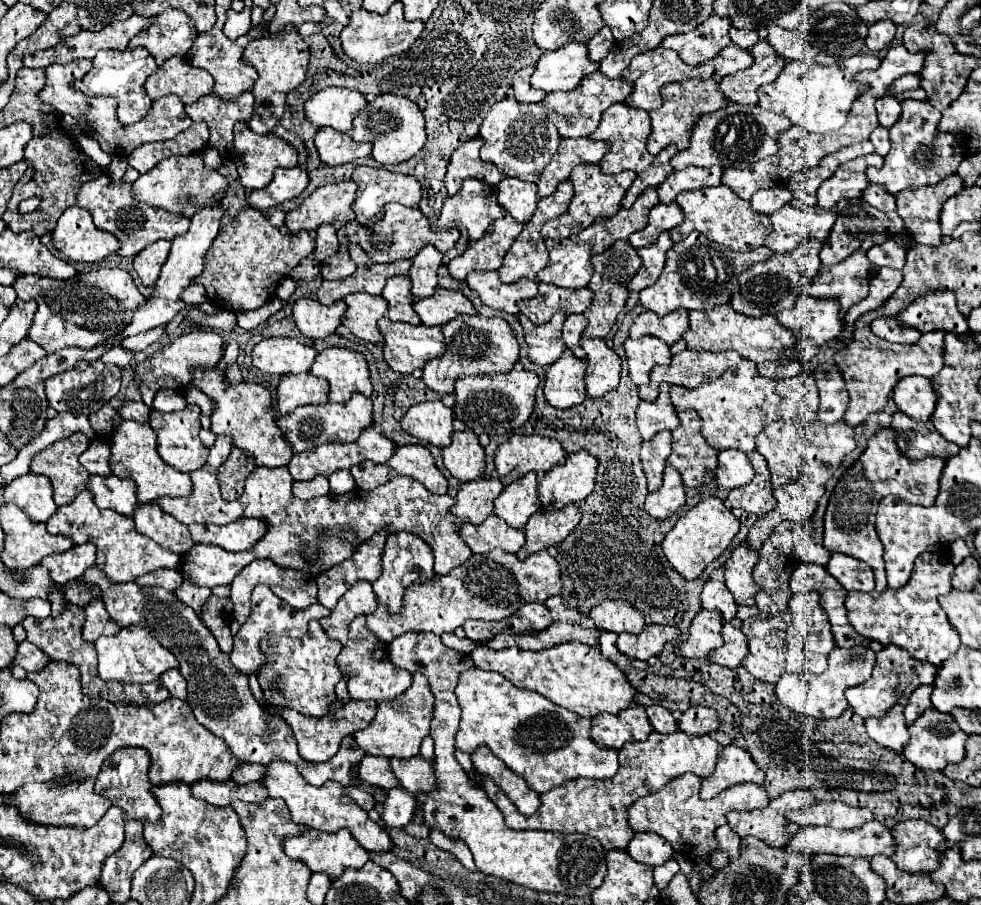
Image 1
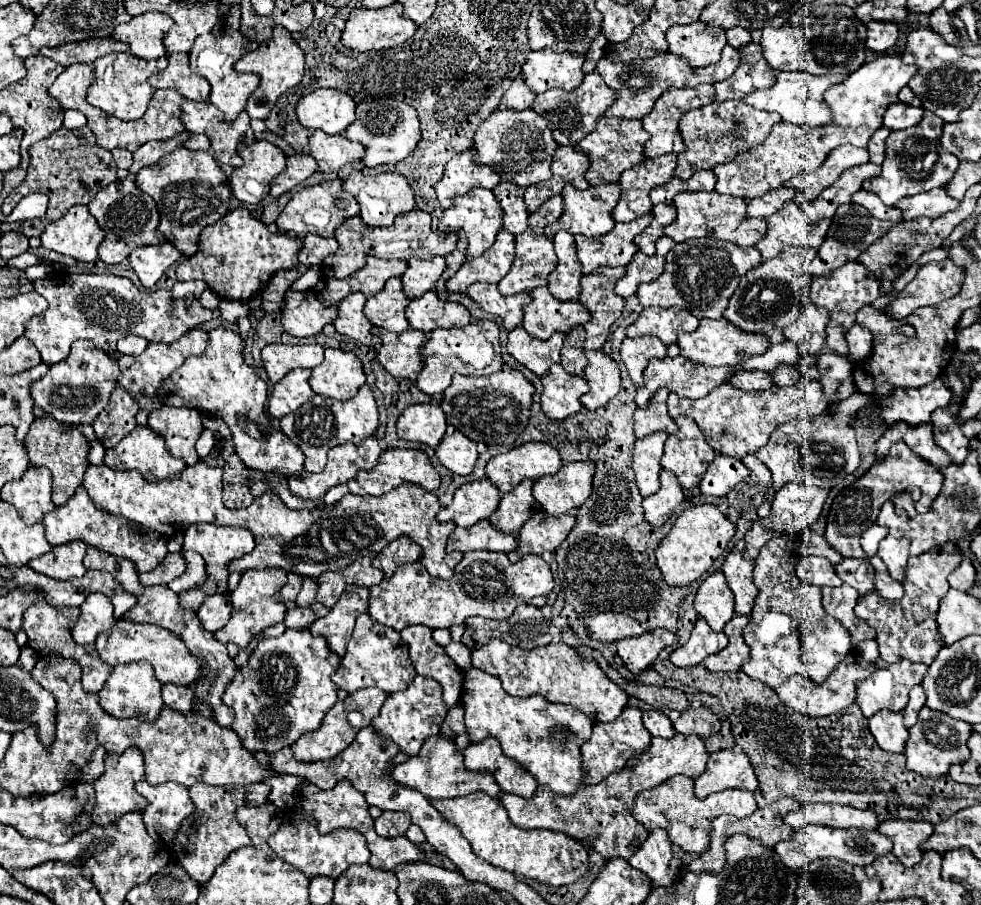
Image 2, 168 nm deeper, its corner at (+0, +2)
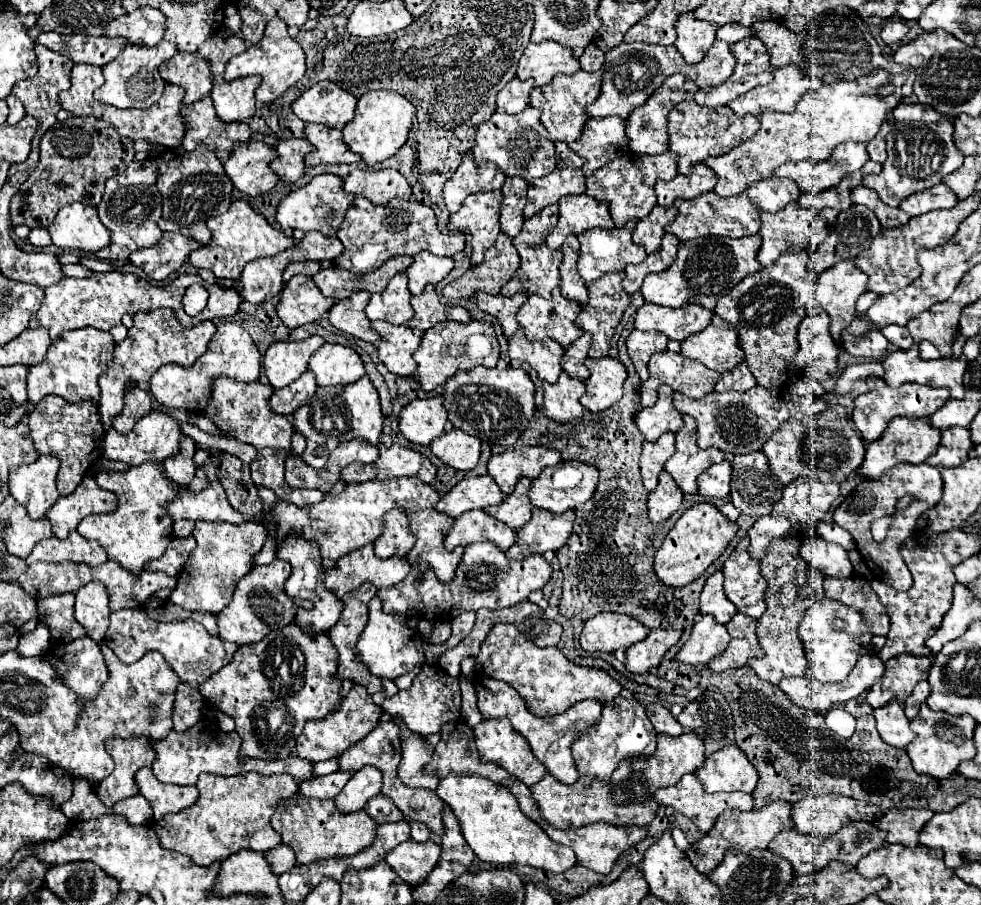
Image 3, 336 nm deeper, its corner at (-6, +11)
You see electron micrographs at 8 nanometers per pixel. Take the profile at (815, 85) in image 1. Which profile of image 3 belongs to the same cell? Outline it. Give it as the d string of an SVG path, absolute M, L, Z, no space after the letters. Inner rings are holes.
M784 66L772 70L772 82L748 90L740 98L732 100L728 106L736 116L760 114L764 110L794 112L794 106L800 100L800 96L812 88L818 88L820 84L822 80L804 76L800 68Z

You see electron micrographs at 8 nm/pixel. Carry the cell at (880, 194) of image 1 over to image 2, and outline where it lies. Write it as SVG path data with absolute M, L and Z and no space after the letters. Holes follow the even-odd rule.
M860 189L854 193L852 197L854 203L860 203L862 207L866 207L874 217L878 219L888 219L888 221L894 221L894 223L900 223L902 221L902 213L896 209L896 207L888 207L882 203L882 199L874 193L874 191L866 191L866 189Z

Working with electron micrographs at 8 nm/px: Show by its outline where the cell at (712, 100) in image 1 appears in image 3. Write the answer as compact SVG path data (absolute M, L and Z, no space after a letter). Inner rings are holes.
M674 74L664 80L660 88L654 90L654 94L640 106L636 108L628 118L626 118L626 136L628 136L628 148L634 154L664 154L668 150L668 124L666 116L668 112L684 100L684 94L694 94L698 88L692 80L686 80L682 74Z

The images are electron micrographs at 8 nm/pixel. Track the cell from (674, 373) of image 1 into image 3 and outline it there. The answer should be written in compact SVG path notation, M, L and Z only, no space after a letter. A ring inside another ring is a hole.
M668 350L650 358L648 372L650 378L640 386L642 406L652 406L656 402L658 386L662 384L668 384L674 392L680 392L688 398L702 398L712 392L718 382L718 372Z

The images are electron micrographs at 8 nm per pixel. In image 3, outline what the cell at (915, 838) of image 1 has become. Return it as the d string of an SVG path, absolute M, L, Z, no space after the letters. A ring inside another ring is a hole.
M890 808L874 824L886 832L886 842L902 842L904 846L918 846L918 832L934 816L932 810L900 810Z

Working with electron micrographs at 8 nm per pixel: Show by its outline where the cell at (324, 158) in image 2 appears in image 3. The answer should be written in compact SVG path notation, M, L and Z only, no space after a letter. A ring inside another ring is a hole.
M306 124L306 140L314 146L310 154L304 156L306 166L318 164L354 164L362 158L352 154L342 140L342 132L324 124Z

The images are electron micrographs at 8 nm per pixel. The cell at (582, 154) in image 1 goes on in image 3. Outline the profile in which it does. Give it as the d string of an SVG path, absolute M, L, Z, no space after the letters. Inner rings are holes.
M564 142L556 144L556 168L528 186L528 202L524 206L524 218L532 218L550 204L556 204L562 196L584 194L584 174L580 166L584 160L572 152Z

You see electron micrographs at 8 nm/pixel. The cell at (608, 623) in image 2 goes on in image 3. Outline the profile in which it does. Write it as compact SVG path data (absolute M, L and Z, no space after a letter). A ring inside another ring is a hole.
M604 612L590 618L580 634L580 646L586 652L616 652L644 640L648 630L626 614Z

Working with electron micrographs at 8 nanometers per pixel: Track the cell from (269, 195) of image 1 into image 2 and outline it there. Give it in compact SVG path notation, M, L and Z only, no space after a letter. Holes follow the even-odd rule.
M310 155L288 157L286 171L282 171L280 175L276 175L272 179L272 183L270 183L270 195L272 197L280 197L282 193L294 189L304 179L308 179L314 171L318 171L318 165L316 165L314 157L310 157Z

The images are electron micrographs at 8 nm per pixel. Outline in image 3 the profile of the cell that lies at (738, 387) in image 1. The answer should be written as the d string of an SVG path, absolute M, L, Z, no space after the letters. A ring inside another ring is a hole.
M754 386L746 392L710 392L700 400L686 398L682 394L674 394L674 406L680 414L690 414L698 424L698 444L702 448L716 446L718 450L734 456L734 454L750 454L762 448L762 444L772 436L774 430L780 428L788 418L808 418L820 414L828 408L828 404L820 398L804 398L792 396L786 388L780 390L764 390L762 386Z

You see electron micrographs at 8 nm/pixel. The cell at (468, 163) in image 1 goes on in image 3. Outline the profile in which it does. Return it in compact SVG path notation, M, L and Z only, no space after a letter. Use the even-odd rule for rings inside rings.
M466 154L462 164L458 166L456 174L444 186L446 208L450 210L450 214L456 214L468 194L500 190L504 180L506 180L506 176L496 164L492 164L492 162L476 164L472 160L472 156Z

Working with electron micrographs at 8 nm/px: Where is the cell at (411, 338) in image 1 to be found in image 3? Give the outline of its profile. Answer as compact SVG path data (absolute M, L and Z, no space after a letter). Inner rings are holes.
M372 322L372 330L380 334L378 358L380 362L398 376L414 376L416 362L412 358L414 350L420 344L420 334L410 330L408 326L394 326L388 322Z

